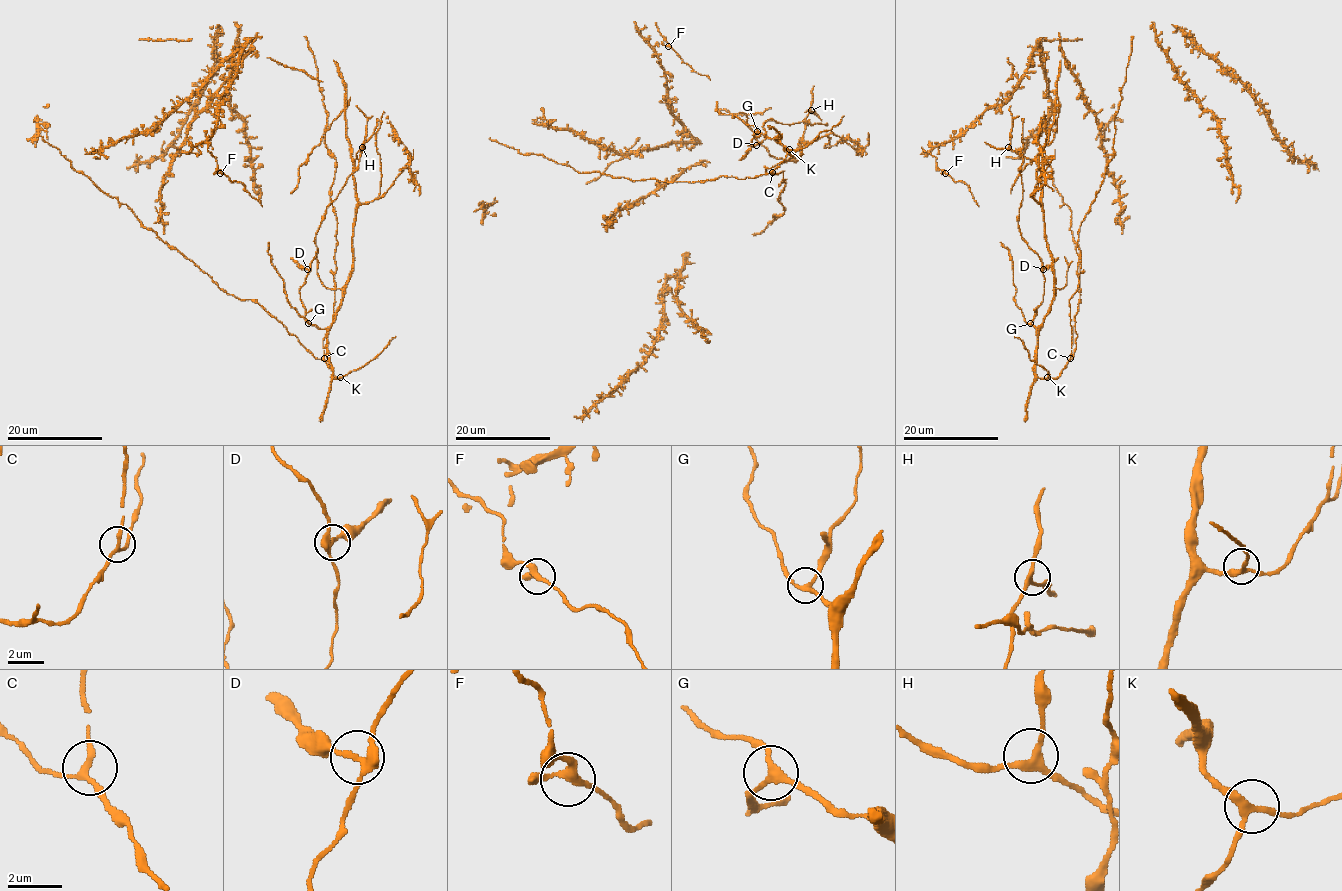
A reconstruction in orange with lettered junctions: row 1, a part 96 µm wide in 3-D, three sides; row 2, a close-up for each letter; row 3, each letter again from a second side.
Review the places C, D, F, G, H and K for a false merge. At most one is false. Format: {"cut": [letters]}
{"cut": ["D"]}

